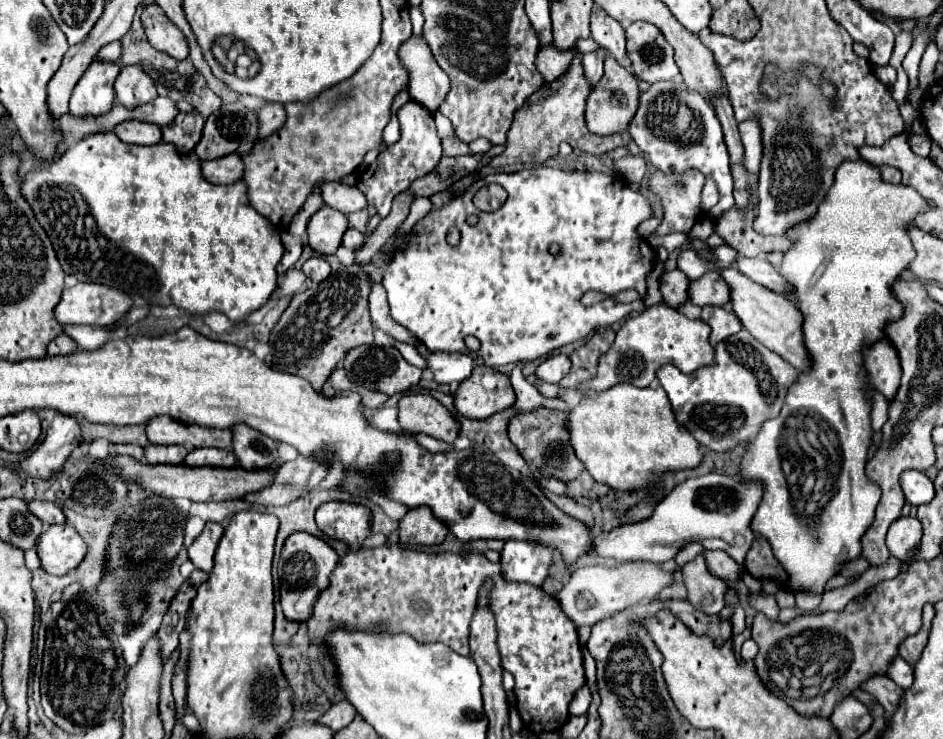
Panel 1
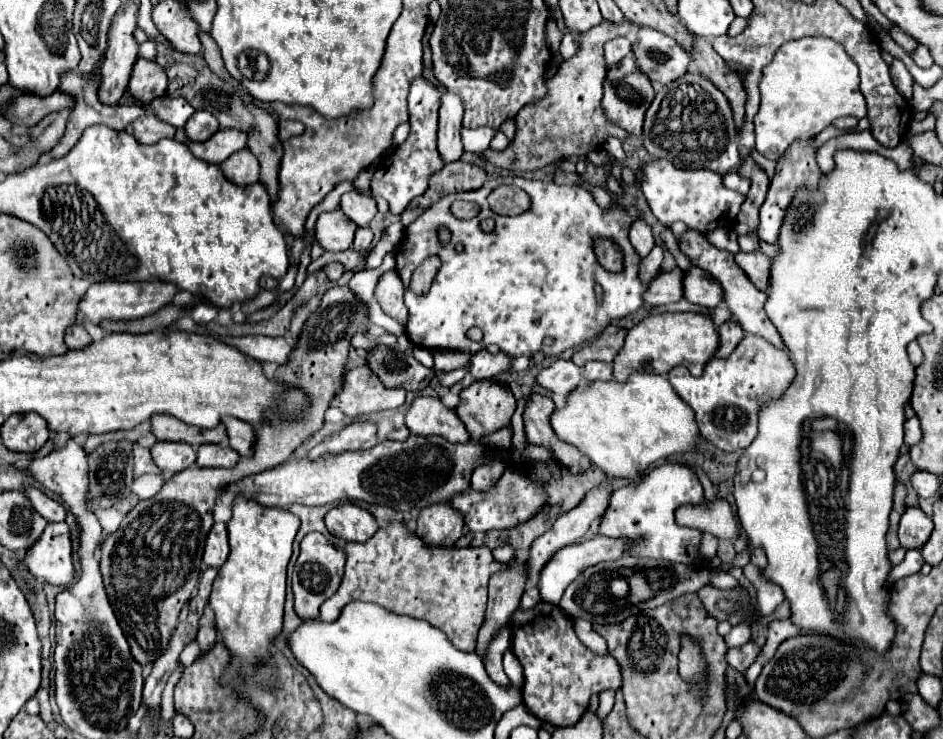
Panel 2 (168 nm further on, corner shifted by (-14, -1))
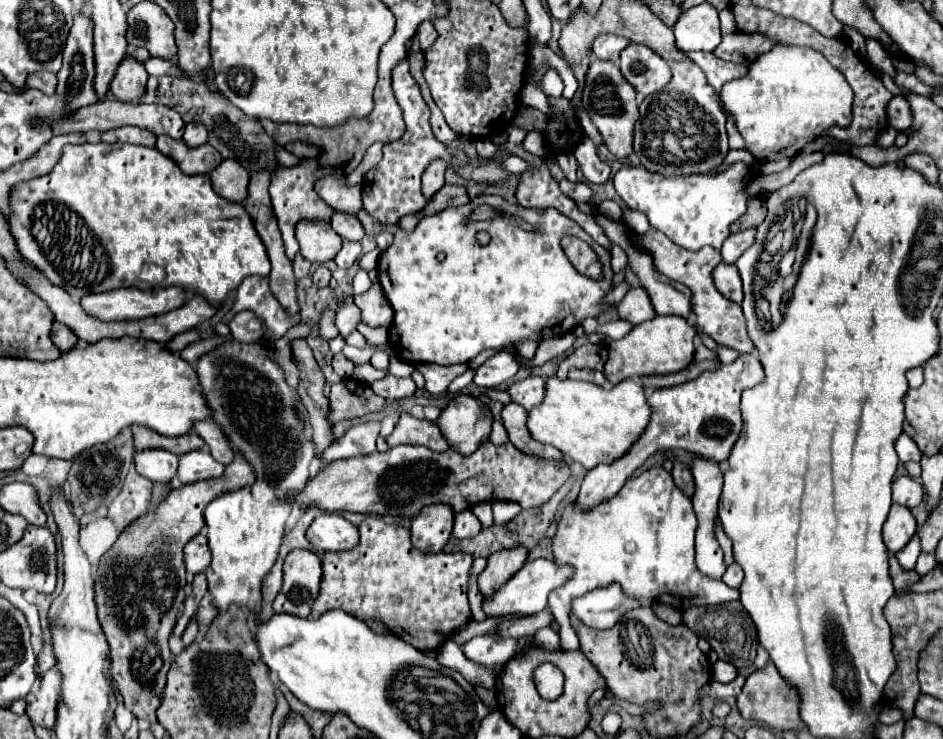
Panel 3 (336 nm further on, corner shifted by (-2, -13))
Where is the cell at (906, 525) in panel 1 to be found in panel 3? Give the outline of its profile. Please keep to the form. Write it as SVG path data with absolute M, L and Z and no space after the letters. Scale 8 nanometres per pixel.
M892 504L892 510L888 514L888 520L886 520L884 532L882 532L888 552L896 554L898 550L902 550L910 542L914 532L916 532L916 520L914 520L912 512L906 506Z

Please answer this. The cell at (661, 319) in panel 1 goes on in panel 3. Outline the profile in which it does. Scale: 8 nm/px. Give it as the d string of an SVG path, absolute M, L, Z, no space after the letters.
M654 316L652 320L634 326L624 338L610 344L604 374L610 384L618 384L626 378L638 378L646 374L670 374L686 368L694 356L696 328L680 316Z

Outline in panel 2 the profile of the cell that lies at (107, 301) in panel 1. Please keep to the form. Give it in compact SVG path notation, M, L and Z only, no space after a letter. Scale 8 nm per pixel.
M104 282L104 284L92 284L86 294L82 296L78 310L84 314L84 318L98 326L98 322L104 320L136 320L150 316L158 312L162 306L170 304L174 294L178 292L176 286L170 286L166 282Z

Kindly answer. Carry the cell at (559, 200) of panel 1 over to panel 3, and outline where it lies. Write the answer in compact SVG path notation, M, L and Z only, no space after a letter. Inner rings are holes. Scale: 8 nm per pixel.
M476 196L468 202L468 214L480 204L494 206L498 212L502 212L502 216L464 226L466 206L450 206L434 216L422 218L412 232L400 228L394 234L392 246L380 254L378 280L394 308L394 322L388 328L388 344L394 356L408 364L468 364L482 350L500 350L504 346L516 346L520 340L526 338L542 342L546 338L562 336L574 330L586 316L596 318L600 312L608 310L608 306L602 304L602 298L612 290L614 274L610 268L610 254L606 254L602 246L598 246L580 226L576 226L576 222L570 222L564 214L556 214L554 210L546 210L546 214L538 214L538 210L526 210L518 204L506 202L500 196ZM512 218L520 218L528 224L540 226L540 232L526 232ZM480 230L486 230L492 236L488 246L478 244L476 234ZM566 234L578 236L580 240L588 242L602 258L602 282L592 282L592 278L580 274L570 264L560 246L560 238ZM438 252L446 254L442 262L436 258Z

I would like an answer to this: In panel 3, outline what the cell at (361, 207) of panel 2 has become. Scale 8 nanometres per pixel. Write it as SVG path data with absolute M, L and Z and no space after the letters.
M334 212L332 216L332 228L344 238L344 240L362 240L364 238L364 228L360 224L360 220L354 214L342 214L342 212Z

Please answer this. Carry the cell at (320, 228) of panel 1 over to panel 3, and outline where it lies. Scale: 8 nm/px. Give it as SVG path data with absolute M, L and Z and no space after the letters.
M312 218L298 222L296 238L300 242L300 254L314 264L332 260L342 248L342 238L338 238L328 220Z

